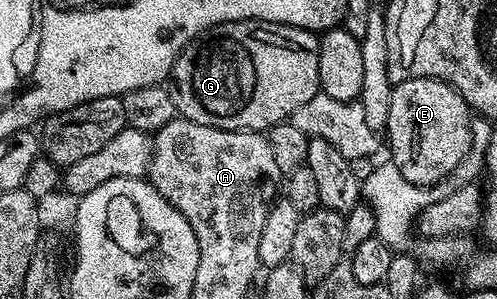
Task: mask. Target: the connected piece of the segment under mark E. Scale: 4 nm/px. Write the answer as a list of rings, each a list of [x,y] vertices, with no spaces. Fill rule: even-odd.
[[[412,78],[392,87],[392,102],[388,102],[388,122],[384,136],[390,139],[389,159],[400,170],[400,174],[408,182],[430,190],[433,184],[450,176],[462,164],[462,159],[470,152],[470,116],[472,109],[464,102],[464,98],[450,84],[432,78]]]

